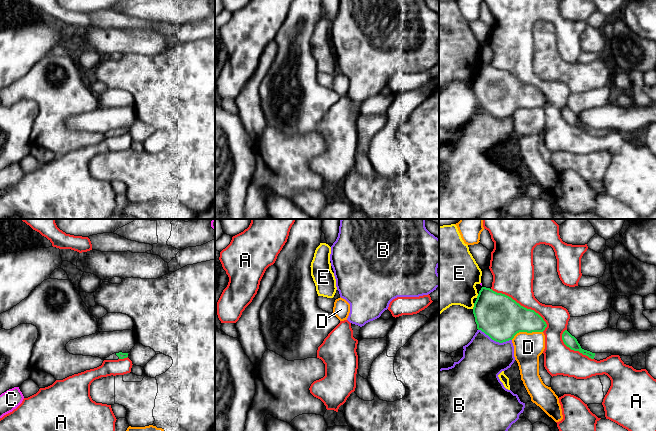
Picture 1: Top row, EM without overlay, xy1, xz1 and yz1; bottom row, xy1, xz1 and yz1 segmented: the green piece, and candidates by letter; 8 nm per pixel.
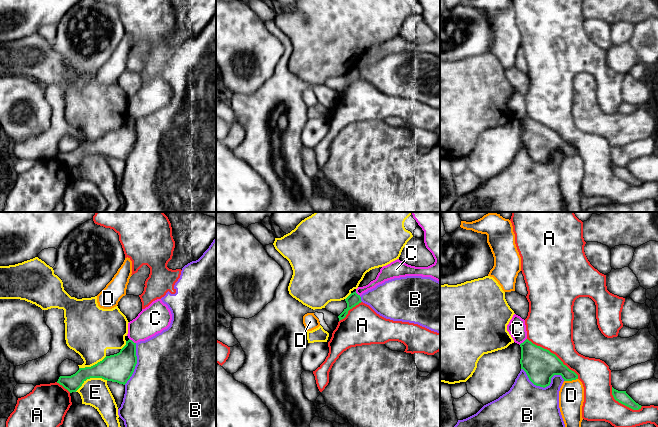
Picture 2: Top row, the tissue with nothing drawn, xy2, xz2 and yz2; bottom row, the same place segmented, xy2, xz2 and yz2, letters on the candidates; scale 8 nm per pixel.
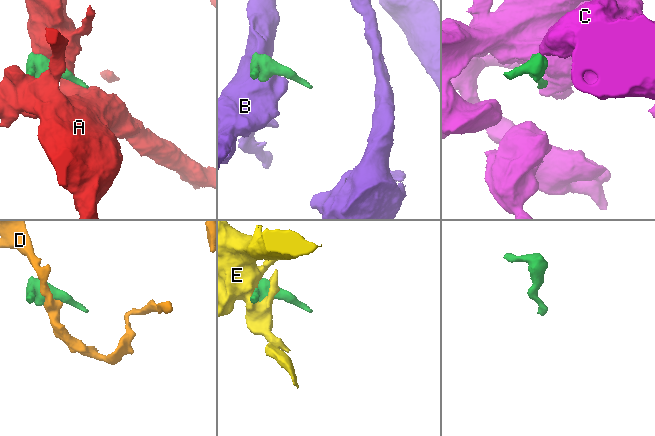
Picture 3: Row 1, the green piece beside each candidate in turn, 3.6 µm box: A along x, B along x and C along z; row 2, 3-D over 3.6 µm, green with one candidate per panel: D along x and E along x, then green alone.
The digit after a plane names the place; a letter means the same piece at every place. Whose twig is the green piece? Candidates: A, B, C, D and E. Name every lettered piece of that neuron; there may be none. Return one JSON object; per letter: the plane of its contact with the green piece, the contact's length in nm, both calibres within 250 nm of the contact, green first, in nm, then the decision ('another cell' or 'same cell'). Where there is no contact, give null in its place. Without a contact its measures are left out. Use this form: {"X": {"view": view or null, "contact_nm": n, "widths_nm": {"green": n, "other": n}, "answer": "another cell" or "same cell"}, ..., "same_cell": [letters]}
{"A": {"view": "yz1", "contact_nm": 550, "widths_nm": {"green": 360, "other": 320}, "answer": "another cell"}, "B": {"view": "yz2", "contact_nm": 360, "widths_nm": {"green": 260, "other": 480}, "answer": "another cell"}, "C": {"view": "yz2", "contact_nm": 80, "widths_nm": {"green": 260, "other": 140}, "answer": "another cell"}, "D": {"view": "yz1", "contact_nm": 260, "widths_nm": {"green": 360, "other": 220}, "answer": "another cell"}, "E": {"view": "xy2", "contact_nm": 280, "widths_nm": {"green": 220, "other": 220}, "answer": "another cell"}, "same_cell": []}

